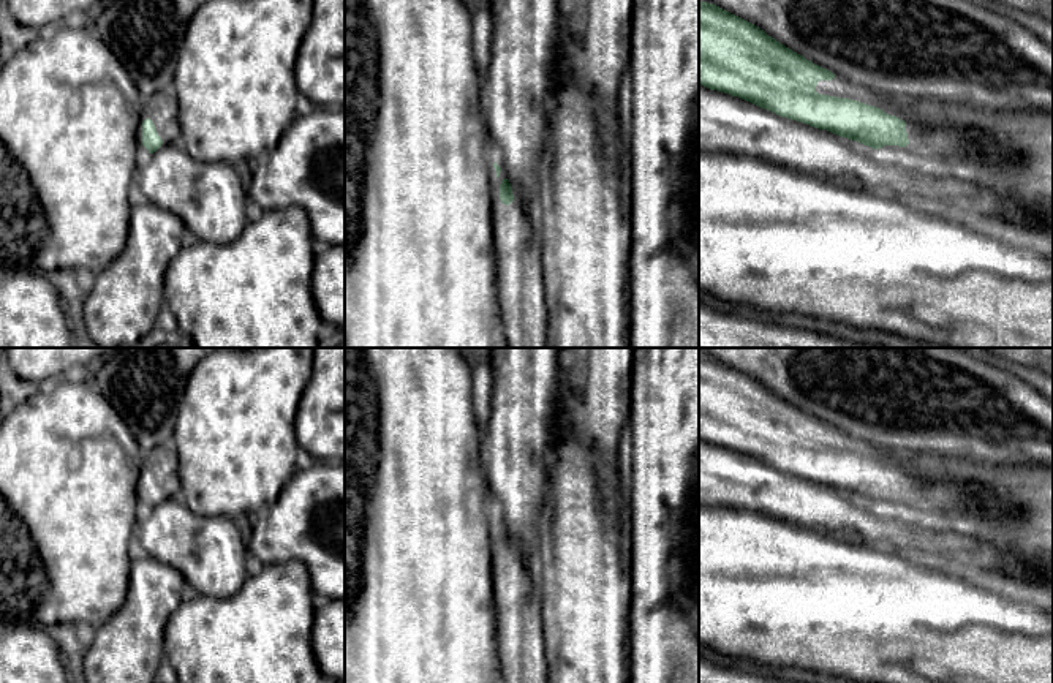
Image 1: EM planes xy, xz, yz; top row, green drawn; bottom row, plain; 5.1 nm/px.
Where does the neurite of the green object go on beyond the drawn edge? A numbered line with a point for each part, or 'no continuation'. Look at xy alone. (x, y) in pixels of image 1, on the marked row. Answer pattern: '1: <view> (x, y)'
1: xy (162, 108)

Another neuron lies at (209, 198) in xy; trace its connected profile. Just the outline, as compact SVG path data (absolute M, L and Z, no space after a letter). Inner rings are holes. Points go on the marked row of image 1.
M180 142L144 157L136 171L134 191L141 199L179 217L187 228L188 239L212 243L234 242L248 223L245 213L248 202L245 171L237 164L223 161L194 160Z

